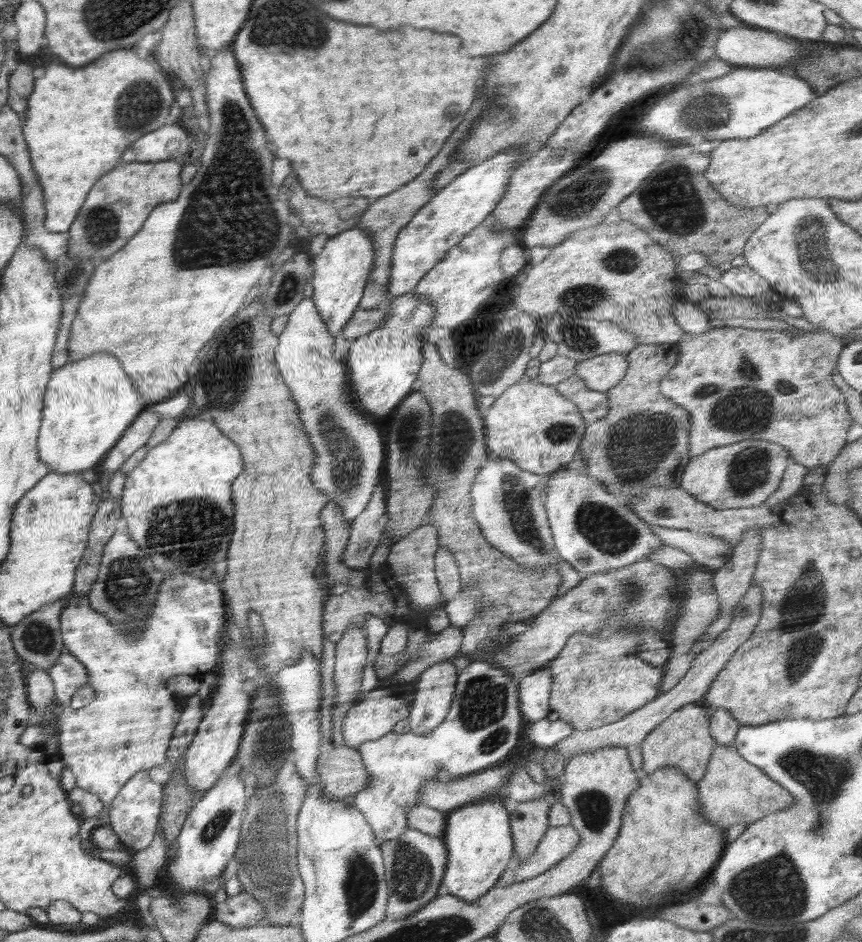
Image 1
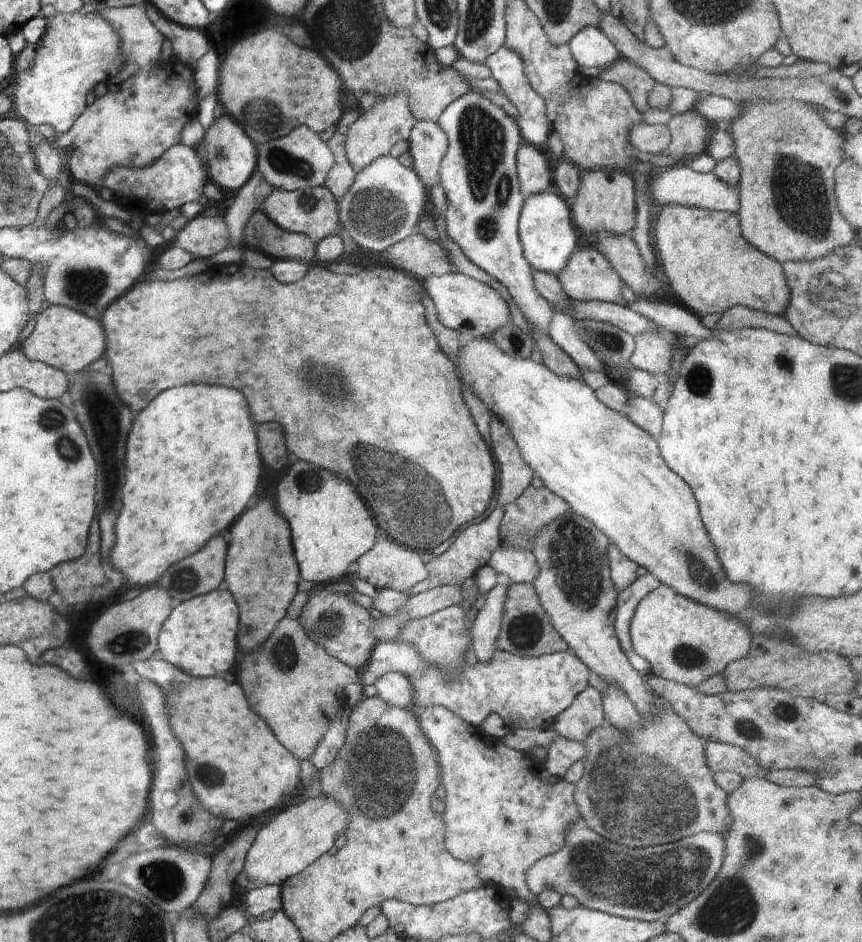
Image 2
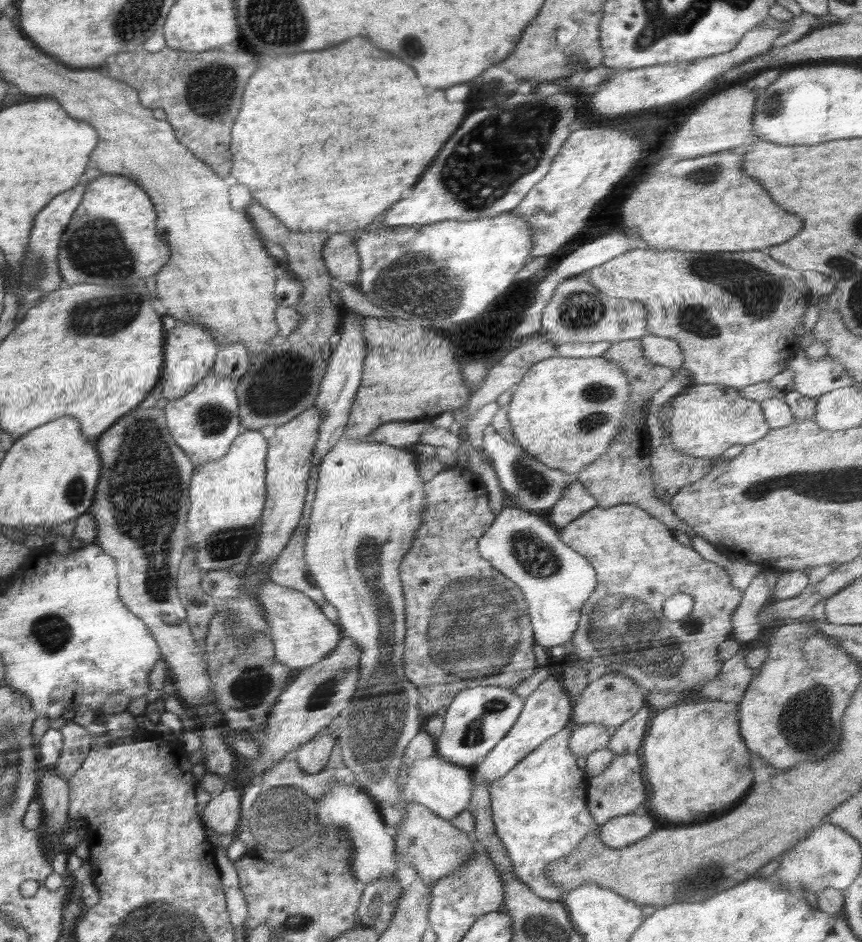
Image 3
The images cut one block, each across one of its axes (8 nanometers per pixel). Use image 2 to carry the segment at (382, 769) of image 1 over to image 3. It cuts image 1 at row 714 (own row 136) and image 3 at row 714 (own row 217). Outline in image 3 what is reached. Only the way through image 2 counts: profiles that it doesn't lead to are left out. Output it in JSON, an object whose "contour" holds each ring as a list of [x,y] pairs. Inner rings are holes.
{"contour":[[[478,686],[458,693],[444,714],[443,732],[437,738],[436,753],[454,764],[478,765],[508,734],[524,708],[524,698],[508,688]]]}

